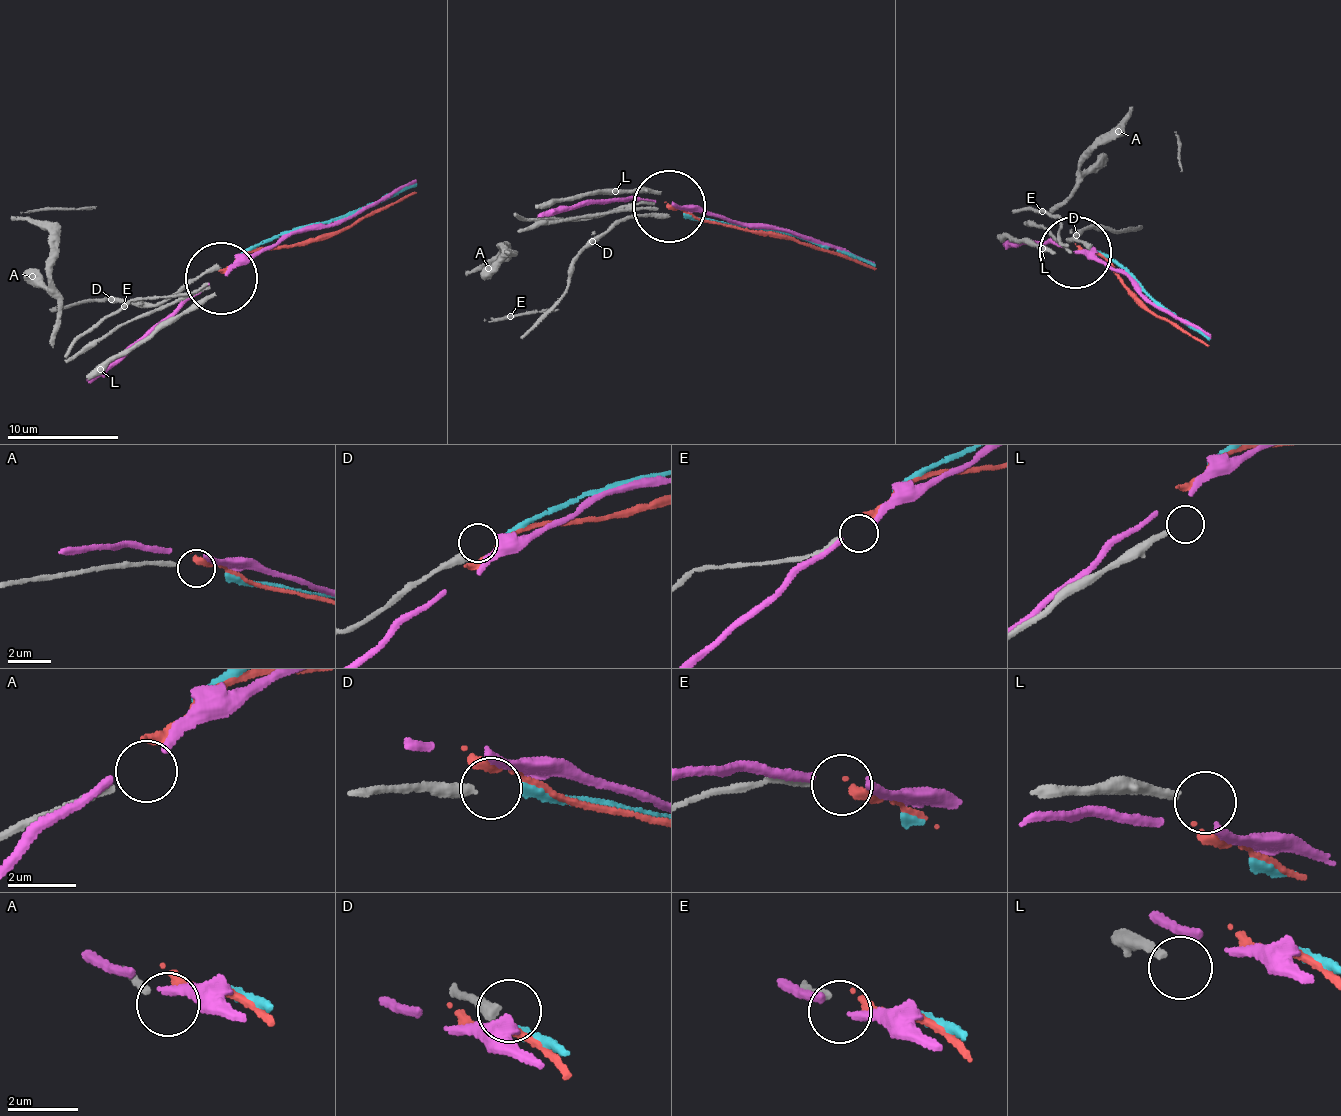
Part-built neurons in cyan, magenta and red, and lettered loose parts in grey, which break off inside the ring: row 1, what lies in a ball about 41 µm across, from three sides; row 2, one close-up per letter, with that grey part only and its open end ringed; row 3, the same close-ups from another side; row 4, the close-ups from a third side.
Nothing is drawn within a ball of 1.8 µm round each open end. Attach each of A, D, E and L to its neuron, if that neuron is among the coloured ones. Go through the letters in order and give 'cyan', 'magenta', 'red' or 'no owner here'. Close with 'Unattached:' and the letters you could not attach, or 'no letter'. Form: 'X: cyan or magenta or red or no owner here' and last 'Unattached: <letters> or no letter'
A: no owner here
D: cyan
E: red
L: no owner here
Unattached: A, L

